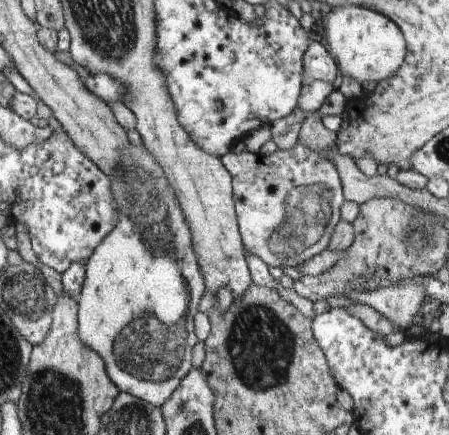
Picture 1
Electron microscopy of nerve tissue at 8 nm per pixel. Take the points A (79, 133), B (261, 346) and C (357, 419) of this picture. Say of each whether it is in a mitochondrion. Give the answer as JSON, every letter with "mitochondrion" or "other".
{"A":"other","B":"mitochondrion","C":"other"}

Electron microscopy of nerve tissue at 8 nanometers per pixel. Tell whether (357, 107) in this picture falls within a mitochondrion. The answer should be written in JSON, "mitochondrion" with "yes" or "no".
{"mitochondrion":"no"}

